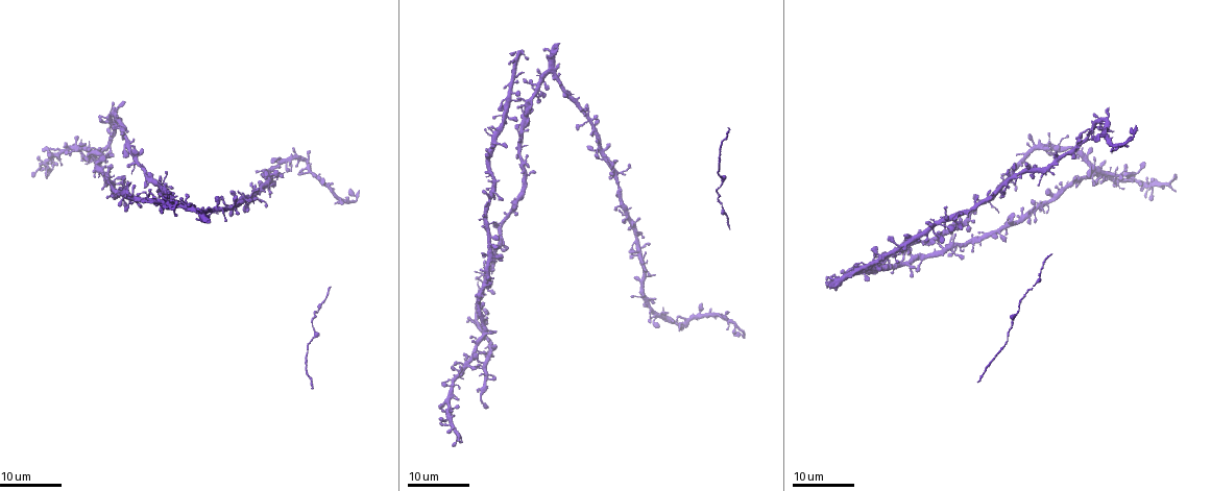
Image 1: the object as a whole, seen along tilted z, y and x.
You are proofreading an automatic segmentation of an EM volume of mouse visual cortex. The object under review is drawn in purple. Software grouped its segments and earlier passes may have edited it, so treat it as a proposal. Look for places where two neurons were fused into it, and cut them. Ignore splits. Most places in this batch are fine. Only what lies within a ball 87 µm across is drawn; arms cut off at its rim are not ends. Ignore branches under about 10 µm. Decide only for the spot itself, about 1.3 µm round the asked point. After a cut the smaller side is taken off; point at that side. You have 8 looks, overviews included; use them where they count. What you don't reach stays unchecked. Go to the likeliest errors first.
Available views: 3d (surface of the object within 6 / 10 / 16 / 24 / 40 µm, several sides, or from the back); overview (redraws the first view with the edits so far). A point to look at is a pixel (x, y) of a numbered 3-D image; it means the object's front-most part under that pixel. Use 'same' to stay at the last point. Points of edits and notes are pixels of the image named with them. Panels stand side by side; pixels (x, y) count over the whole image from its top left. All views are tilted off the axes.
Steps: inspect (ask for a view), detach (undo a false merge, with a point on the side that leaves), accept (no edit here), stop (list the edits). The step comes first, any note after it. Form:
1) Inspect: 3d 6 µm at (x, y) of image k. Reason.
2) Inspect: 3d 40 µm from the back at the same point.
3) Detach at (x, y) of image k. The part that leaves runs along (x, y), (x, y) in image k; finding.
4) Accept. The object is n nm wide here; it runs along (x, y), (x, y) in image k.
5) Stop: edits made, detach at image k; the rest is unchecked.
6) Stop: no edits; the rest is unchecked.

Inspect: 3d 16 µm at (641, 260) of image 1.

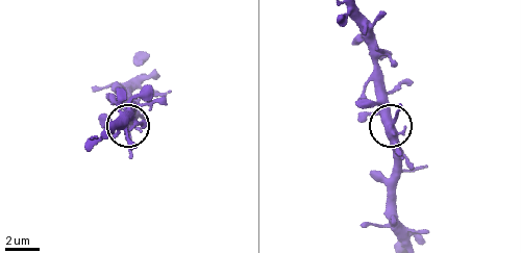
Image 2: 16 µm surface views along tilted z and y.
Inspect: 3d 6 µm at (392, 128) of image 2.

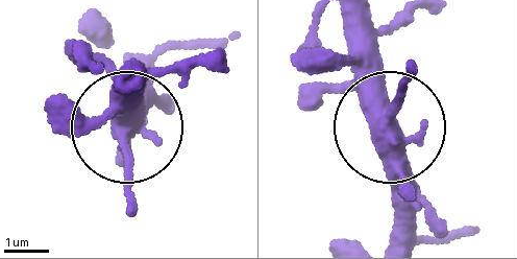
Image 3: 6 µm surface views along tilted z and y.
Accept. The object is 360 nm wide here; continuous, no second neuron.

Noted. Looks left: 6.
Inspect: 3d 24 µm at (1107, 171) of image 1. Looks like a crossing.

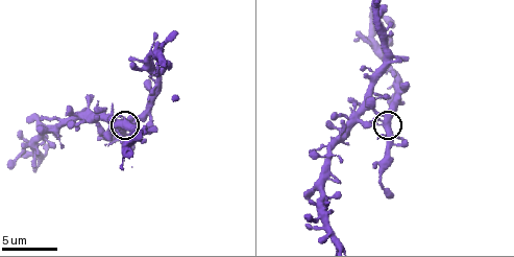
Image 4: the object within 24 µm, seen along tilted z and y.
Inspect: 3d 6 µm at (387, 122) of image 4. Closer look.

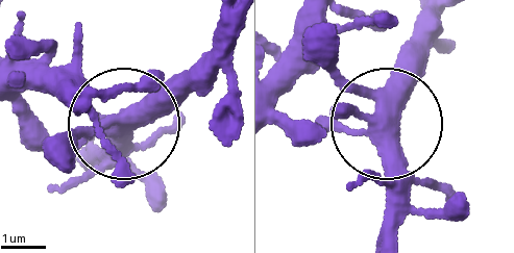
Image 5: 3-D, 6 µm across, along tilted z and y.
Accept. 4 arms meet here; one neuron here.

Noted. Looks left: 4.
Inspect: 3d 16 µm at (527, 100) of image 1. Small branch off a trunk.

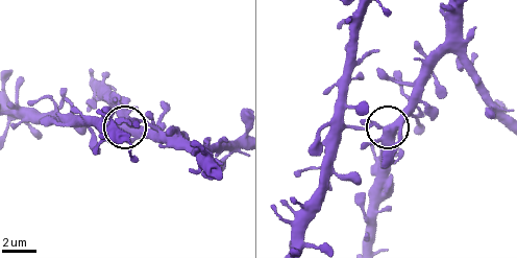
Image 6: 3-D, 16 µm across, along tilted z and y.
Inspect: 3d 6 µm at (384, 131) of image 6.

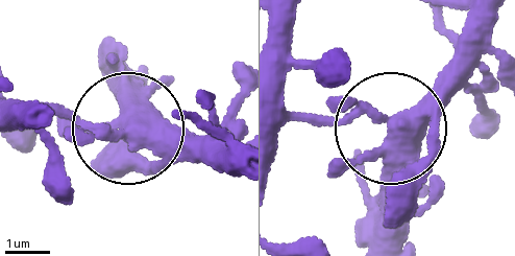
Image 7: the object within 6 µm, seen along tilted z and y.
Accept. It runs along (497, 16), (391, 118), (278, 118) in image 7; one neuron here.

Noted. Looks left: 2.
Inspect: 3d 16 µm at (894, 267) of image 1. Thin neck.

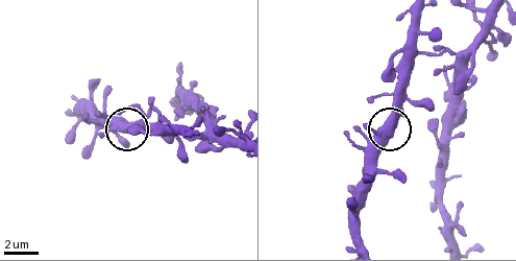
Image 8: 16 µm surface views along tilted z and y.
Inspect: 3d 10 µm at (391, 135) of image 8. Zoom in.

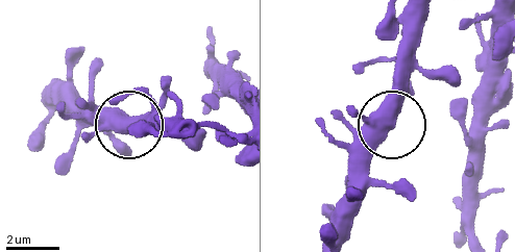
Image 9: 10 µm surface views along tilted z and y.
Accept. The object is 450 nm wide here; it runs along (426, 14), (399, 108), (381, 143), (351, 170) in image 9; all the same neuron.

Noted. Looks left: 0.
Stop: no edits; the rest is unchecked.

